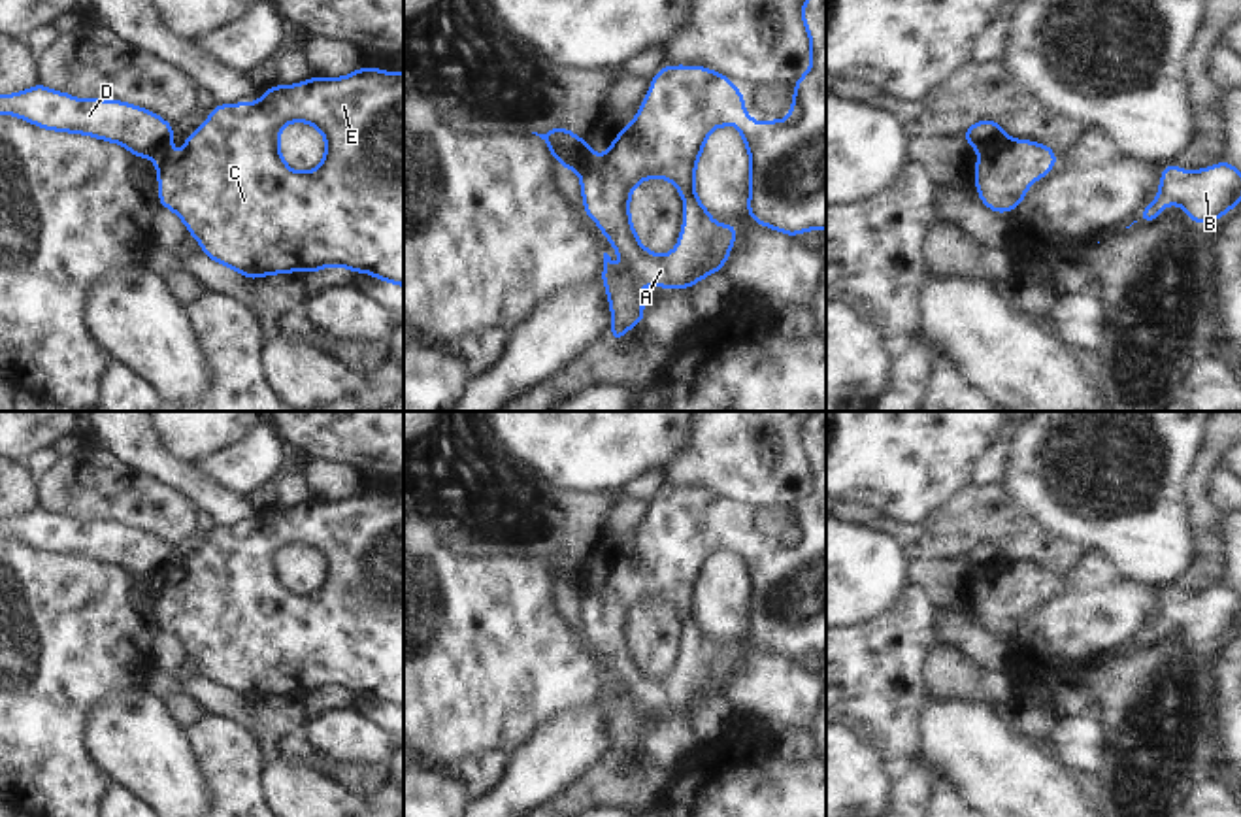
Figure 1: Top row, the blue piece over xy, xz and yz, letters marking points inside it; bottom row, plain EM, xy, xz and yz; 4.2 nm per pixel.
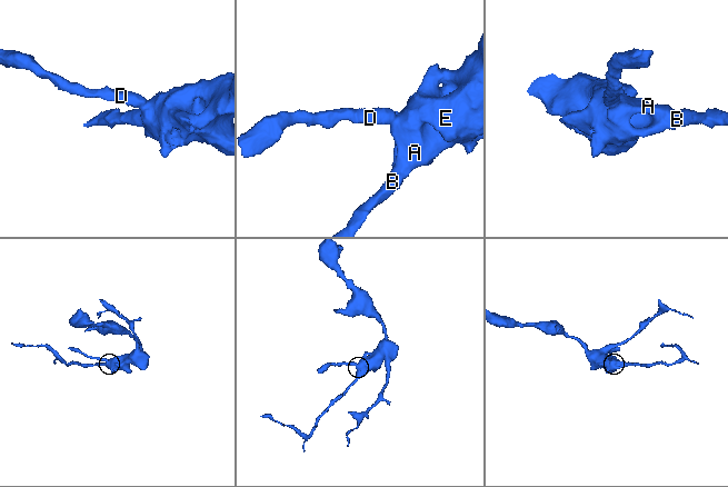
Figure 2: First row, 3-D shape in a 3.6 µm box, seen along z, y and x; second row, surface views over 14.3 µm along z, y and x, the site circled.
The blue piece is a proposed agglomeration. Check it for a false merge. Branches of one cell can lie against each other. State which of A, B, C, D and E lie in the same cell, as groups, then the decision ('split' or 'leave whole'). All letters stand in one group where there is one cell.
groups A B C E / D; split

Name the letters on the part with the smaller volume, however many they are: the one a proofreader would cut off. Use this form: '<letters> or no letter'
D

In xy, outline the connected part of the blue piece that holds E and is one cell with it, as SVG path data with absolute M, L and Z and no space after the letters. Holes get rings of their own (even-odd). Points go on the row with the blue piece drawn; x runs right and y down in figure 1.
M362 66L349 77L309 77L300 85L275 85L266 89L260 102L240 102L234 106L217 104L207 121L190 136L185 138L185 153L174 155L168 147L157 158L158 170L158 202L162 208L174 209L192 234L202 243L202 253L240 274L247 279L264 277L266 274L289 274L307 270L317 274L323 266L345 266L351 272L368 272L373 277L404 287L404 74L390 74ZM290 121L302 121L317 126L324 140L326 151L321 166L315 172L290 172L285 158L279 155L279 132Z

